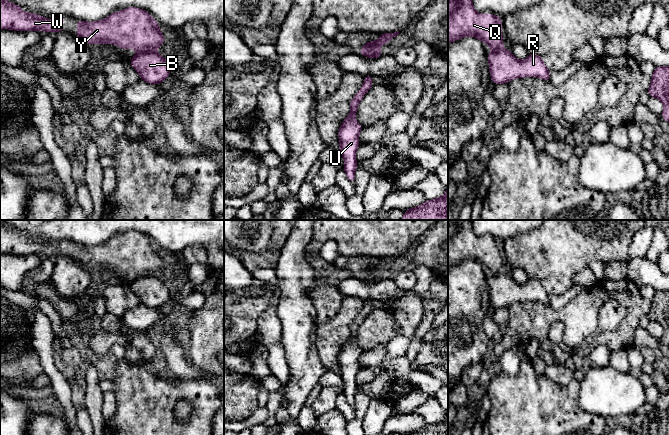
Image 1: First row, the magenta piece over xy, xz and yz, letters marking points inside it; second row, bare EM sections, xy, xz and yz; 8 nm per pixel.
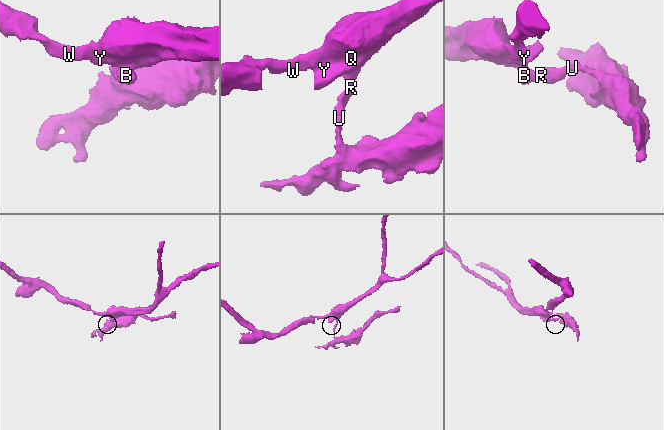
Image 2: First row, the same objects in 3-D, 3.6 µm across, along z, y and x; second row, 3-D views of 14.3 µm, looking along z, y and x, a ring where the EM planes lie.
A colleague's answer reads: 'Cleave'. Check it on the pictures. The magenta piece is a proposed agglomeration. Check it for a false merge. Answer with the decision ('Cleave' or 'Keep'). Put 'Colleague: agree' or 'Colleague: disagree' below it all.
Cleave
Colleague: agree

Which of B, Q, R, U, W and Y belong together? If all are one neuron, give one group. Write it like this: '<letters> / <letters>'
B R U / Q W Y

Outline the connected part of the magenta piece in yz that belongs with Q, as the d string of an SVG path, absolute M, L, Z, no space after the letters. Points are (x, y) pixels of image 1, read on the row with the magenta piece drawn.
M448 0L448 43L457 41L465 36L473 36L481 42L486 42L492 52L503 48L501 32L502 20L497 15L481 15L474 7L472 0Z

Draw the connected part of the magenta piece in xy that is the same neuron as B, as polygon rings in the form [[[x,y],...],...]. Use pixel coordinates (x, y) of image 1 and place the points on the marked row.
[[[154,50],[138,52],[130,64],[139,73],[141,80],[150,84],[161,83],[170,74],[169,63]]]

